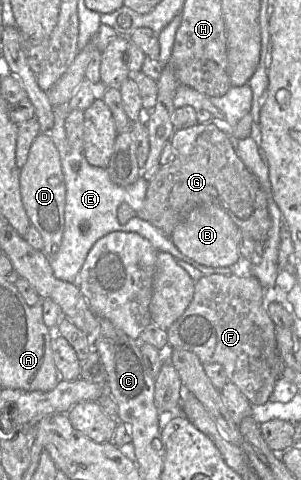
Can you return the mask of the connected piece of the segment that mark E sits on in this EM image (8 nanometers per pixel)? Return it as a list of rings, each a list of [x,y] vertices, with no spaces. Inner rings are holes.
[[[54,106],[54,125],[49,131],[44,131],[42,133],[48,133],[56,146],[61,160],[62,172],[66,185],[66,204],[65,204],[65,223],[64,223],[64,233],[62,238],[62,243],[59,248],[59,251],[55,254],[55,259],[51,262],[51,267],[53,269],[54,275],[57,279],[69,282],[69,283],[77,283],[80,270],[86,260],[86,257],[91,250],[92,246],[95,244],[97,240],[101,237],[107,235],[108,233],[114,231],[123,231],[123,232],[135,232],[146,238],[151,242],[154,248],[160,252],[167,252],[171,254],[178,260],[185,261],[191,264],[193,267],[201,271],[204,276],[213,275],[213,274],[223,274],[223,275],[234,275],[234,276],[248,276],[250,274],[250,269],[245,267],[244,265],[250,265],[250,262],[244,262],[240,260],[237,264],[229,266],[229,267],[208,267],[202,264],[199,264],[192,258],[185,256],[182,254],[178,248],[173,244],[170,237],[167,237],[161,230],[152,225],[151,223],[141,219],[137,215],[132,217],[128,222],[122,224],[118,219],[118,210],[123,205],[127,205],[131,207],[135,212],[138,212],[145,200],[146,192],[148,188],[149,181],[141,175],[138,180],[129,185],[129,186],[118,186],[112,182],[108,170],[106,168],[100,168],[96,166],[92,166],[86,160],[82,151],[76,151],[69,146],[66,131],[65,131],[65,116],[67,112],[66,106]]]

